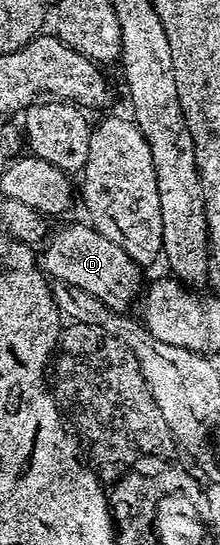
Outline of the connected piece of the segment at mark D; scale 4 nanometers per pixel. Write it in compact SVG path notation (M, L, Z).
M91 224L84 225L64 225L60 230L53 232L47 238L46 244L43 246L42 252L42 269L45 274L53 282L60 282L63 285L80 288L87 295L92 295L94 299L100 301L106 308L113 311L128 311L132 305L132 300L139 298L142 293L142 285L140 289L140 273L141 266L137 265L134 259L130 259L130 255L126 255L126 251L122 251L122 247L118 247L118 243L110 243L110 239L106 239L99 231L92 228Z

